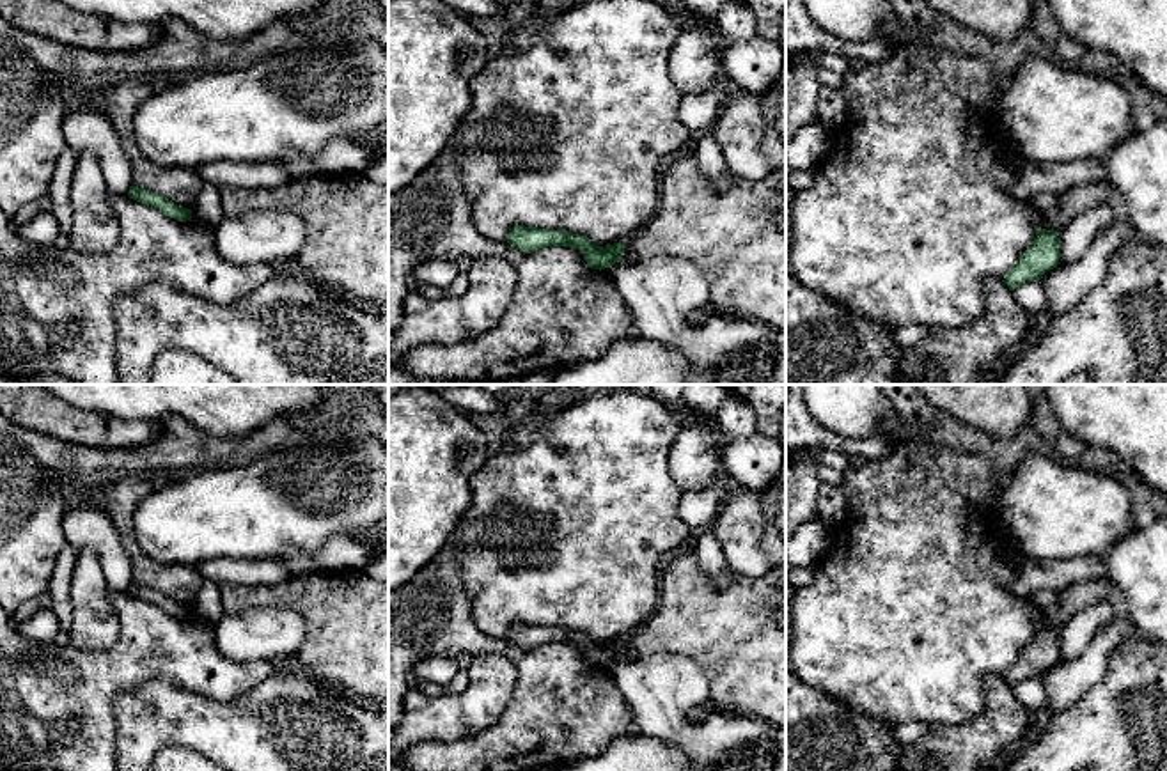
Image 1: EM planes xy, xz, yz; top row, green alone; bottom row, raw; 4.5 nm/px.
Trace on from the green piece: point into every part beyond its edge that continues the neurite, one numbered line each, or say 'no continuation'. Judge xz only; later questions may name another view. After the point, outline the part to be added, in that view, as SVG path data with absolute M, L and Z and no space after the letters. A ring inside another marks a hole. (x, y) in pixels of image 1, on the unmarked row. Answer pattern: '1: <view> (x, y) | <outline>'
no continuation

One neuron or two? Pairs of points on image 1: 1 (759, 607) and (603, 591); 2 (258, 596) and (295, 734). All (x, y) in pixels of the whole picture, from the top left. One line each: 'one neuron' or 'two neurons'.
1: two neurons
2: two neurons

